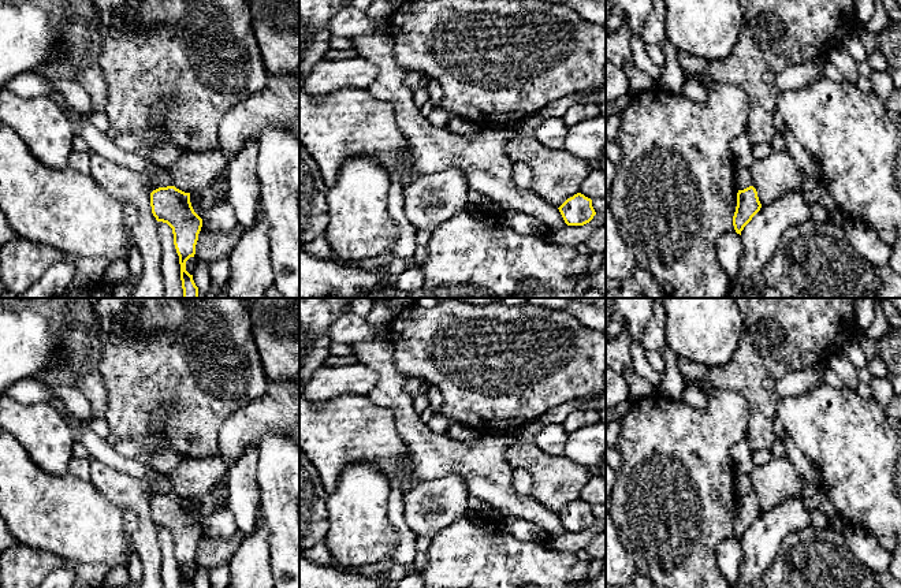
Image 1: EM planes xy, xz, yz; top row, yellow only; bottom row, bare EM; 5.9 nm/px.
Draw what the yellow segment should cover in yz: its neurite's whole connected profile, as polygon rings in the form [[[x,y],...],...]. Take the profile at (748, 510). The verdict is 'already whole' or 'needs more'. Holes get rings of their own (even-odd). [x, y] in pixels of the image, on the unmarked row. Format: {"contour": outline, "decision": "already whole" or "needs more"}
{"contour": [[[753,492],[738,496],[737,513],[733,522],[733,532],[737,540],[741,542],[744,533],[752,526],[752,524],[760,517],[760,514],[762,510]]], "decision": "already whole"}

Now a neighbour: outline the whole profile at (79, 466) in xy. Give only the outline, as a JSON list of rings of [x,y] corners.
[[[72,457],[68,462],[68,472],[78,476],[81,480],[90,480],[90,458]]]

